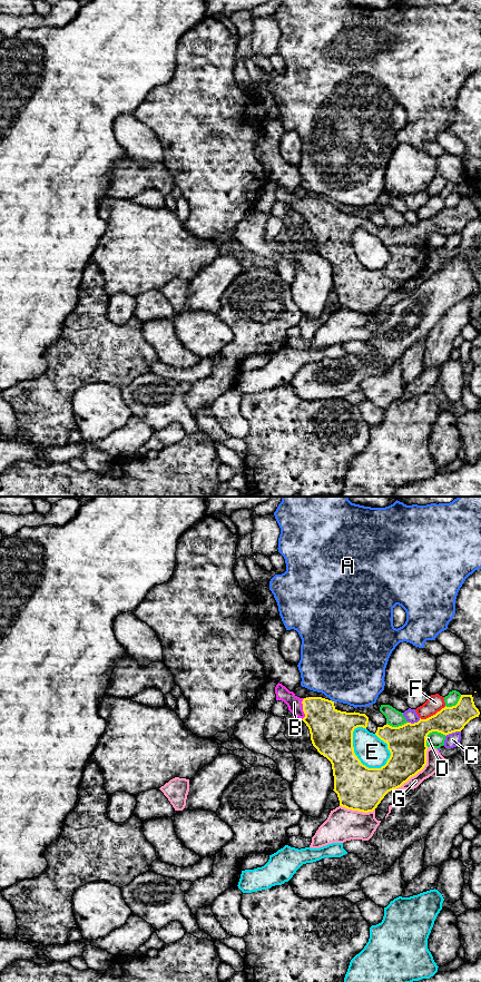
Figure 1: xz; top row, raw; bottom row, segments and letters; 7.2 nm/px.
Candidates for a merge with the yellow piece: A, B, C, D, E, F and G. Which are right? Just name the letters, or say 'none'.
B

